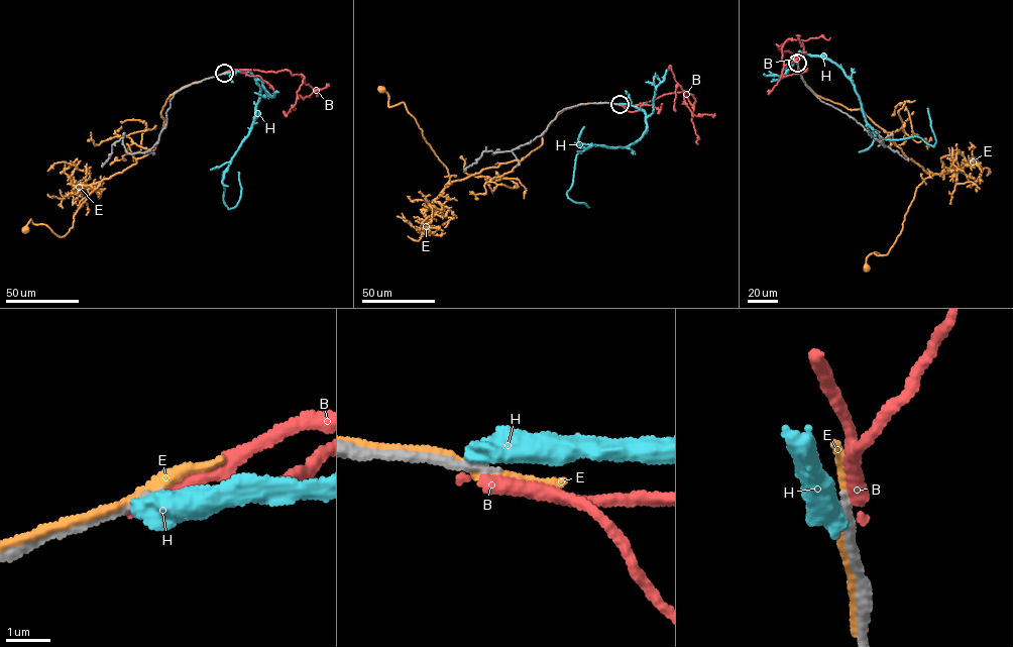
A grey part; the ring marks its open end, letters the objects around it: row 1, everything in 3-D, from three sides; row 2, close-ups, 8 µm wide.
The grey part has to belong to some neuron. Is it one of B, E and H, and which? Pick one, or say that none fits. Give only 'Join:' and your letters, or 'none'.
Join: none

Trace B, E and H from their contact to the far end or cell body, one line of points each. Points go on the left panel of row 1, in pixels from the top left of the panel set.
B: (223, 74), (237, 70), (275, 72), (288, 70), (293, 75), (304, 77), (297, 92), (299, 98), (329, 84)
E: (221, 74), (171, 95), (153, 149), (93, 184), (66, 234), (58, 235), (30, 219), (25, 230)
H: (224, 73), (249, 72), (260, 89), (251, 129), (223, 175), (223, 198), (229, 209), (239, 199), (239, 172)

